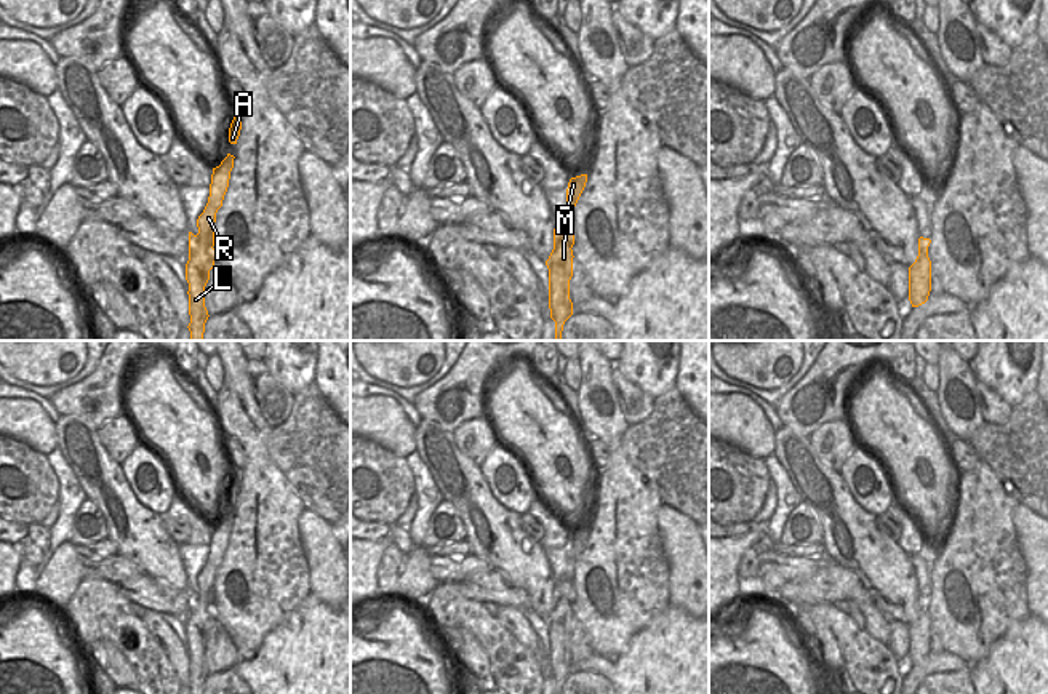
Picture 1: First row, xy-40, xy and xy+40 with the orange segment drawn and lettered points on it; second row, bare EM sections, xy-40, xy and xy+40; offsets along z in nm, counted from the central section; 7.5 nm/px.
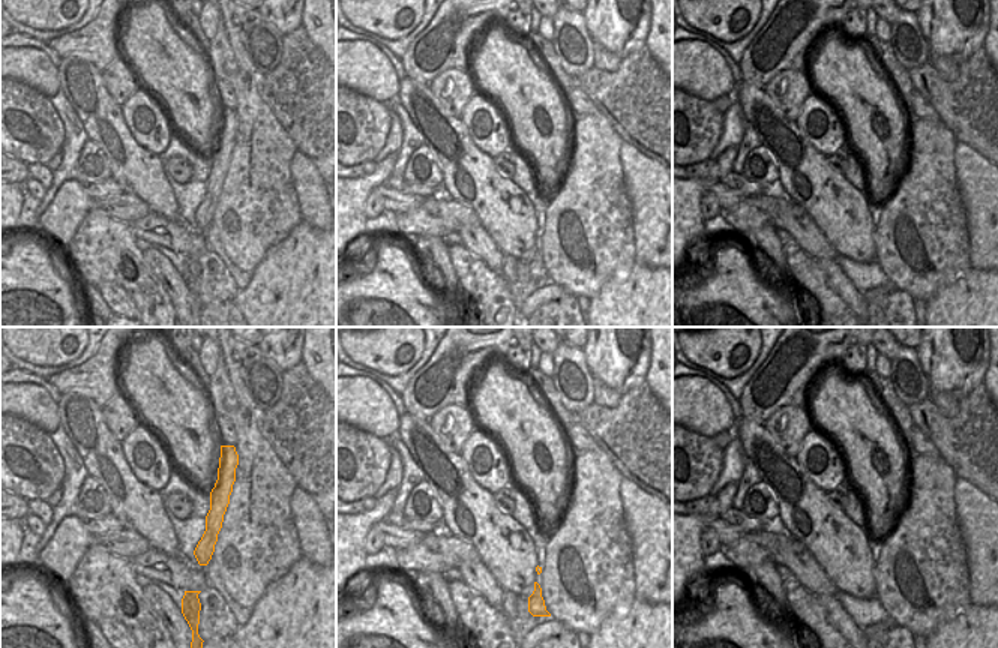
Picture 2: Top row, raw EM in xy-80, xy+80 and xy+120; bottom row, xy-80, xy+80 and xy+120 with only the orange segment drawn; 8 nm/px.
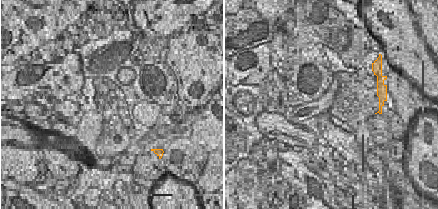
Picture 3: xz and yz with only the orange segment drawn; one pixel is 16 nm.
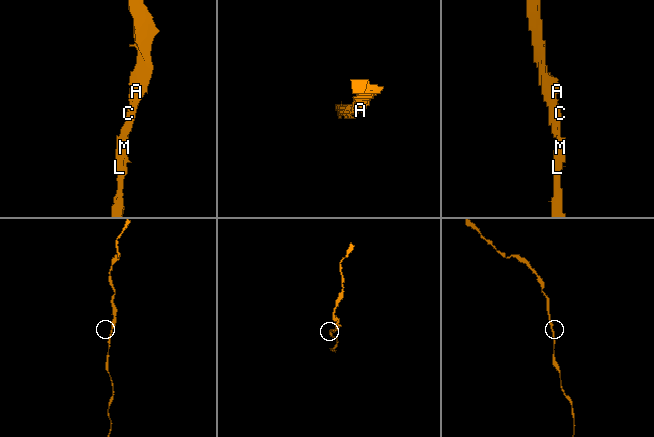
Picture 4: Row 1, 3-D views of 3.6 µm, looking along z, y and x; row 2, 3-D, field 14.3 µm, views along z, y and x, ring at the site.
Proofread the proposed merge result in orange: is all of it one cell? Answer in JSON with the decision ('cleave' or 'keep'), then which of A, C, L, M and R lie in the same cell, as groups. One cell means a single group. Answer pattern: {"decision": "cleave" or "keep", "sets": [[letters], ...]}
{"decision": "keep", "sets": [["A", "C", "L", "M", "R"]]}

